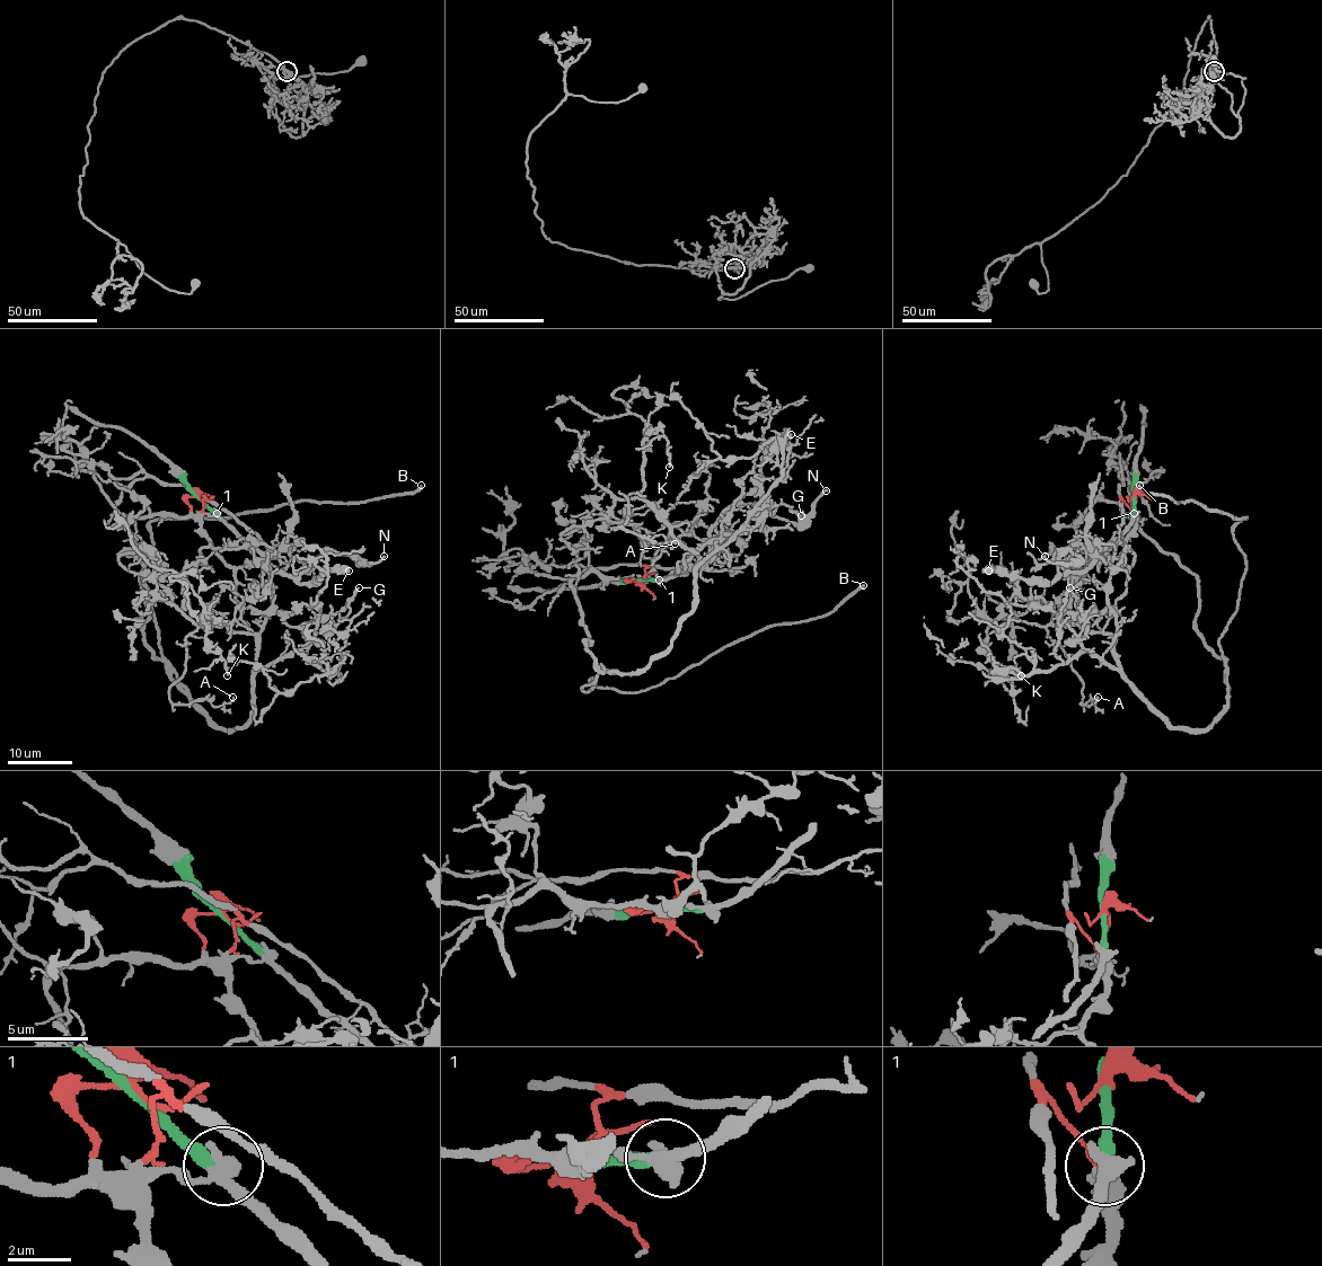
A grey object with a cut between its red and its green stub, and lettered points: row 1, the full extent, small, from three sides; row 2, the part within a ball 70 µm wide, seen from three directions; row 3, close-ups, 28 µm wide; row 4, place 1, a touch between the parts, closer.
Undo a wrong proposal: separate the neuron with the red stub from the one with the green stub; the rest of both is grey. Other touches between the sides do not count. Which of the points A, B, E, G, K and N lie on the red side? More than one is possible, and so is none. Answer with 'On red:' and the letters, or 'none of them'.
On red: A, B, G, K

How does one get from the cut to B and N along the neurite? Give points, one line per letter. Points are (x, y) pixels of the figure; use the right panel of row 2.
B: (1134, 494), (1126, 516), (1196, 577), (1196, 632), (1225, 658), (1246, 519), (1138, 485)
N: (1134, 494), (1134, 520), (1084, 569), (1059, 574), (1058, 558), (1066, 550), (1077, 558), (1050, 564), (1046, 555)

